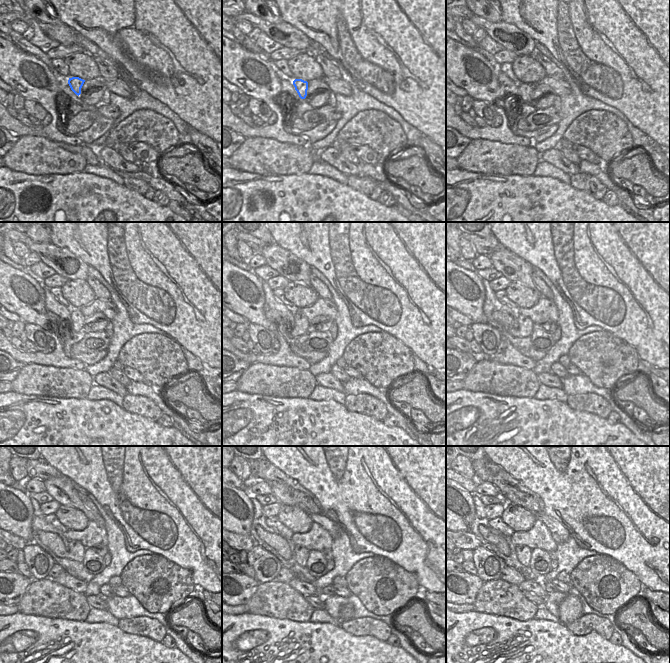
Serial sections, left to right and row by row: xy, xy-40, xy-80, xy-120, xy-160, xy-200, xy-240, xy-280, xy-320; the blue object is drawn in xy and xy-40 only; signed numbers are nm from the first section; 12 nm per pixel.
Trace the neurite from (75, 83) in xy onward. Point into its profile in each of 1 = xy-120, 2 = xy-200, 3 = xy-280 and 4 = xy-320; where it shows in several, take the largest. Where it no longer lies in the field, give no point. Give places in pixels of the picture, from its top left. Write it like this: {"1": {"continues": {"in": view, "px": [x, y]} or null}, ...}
{"1": {"continues": {"in": "xy-120", "px": [77, 319]}}, "2": {"continues": {"in": "xy-200", "px": [525, 327]}}, "3": {"continues": {"in": "xy-280", "px": [301, 553]}}, "4": {"continues": {"in": "xy-320", "px": [523, 553]}}}

